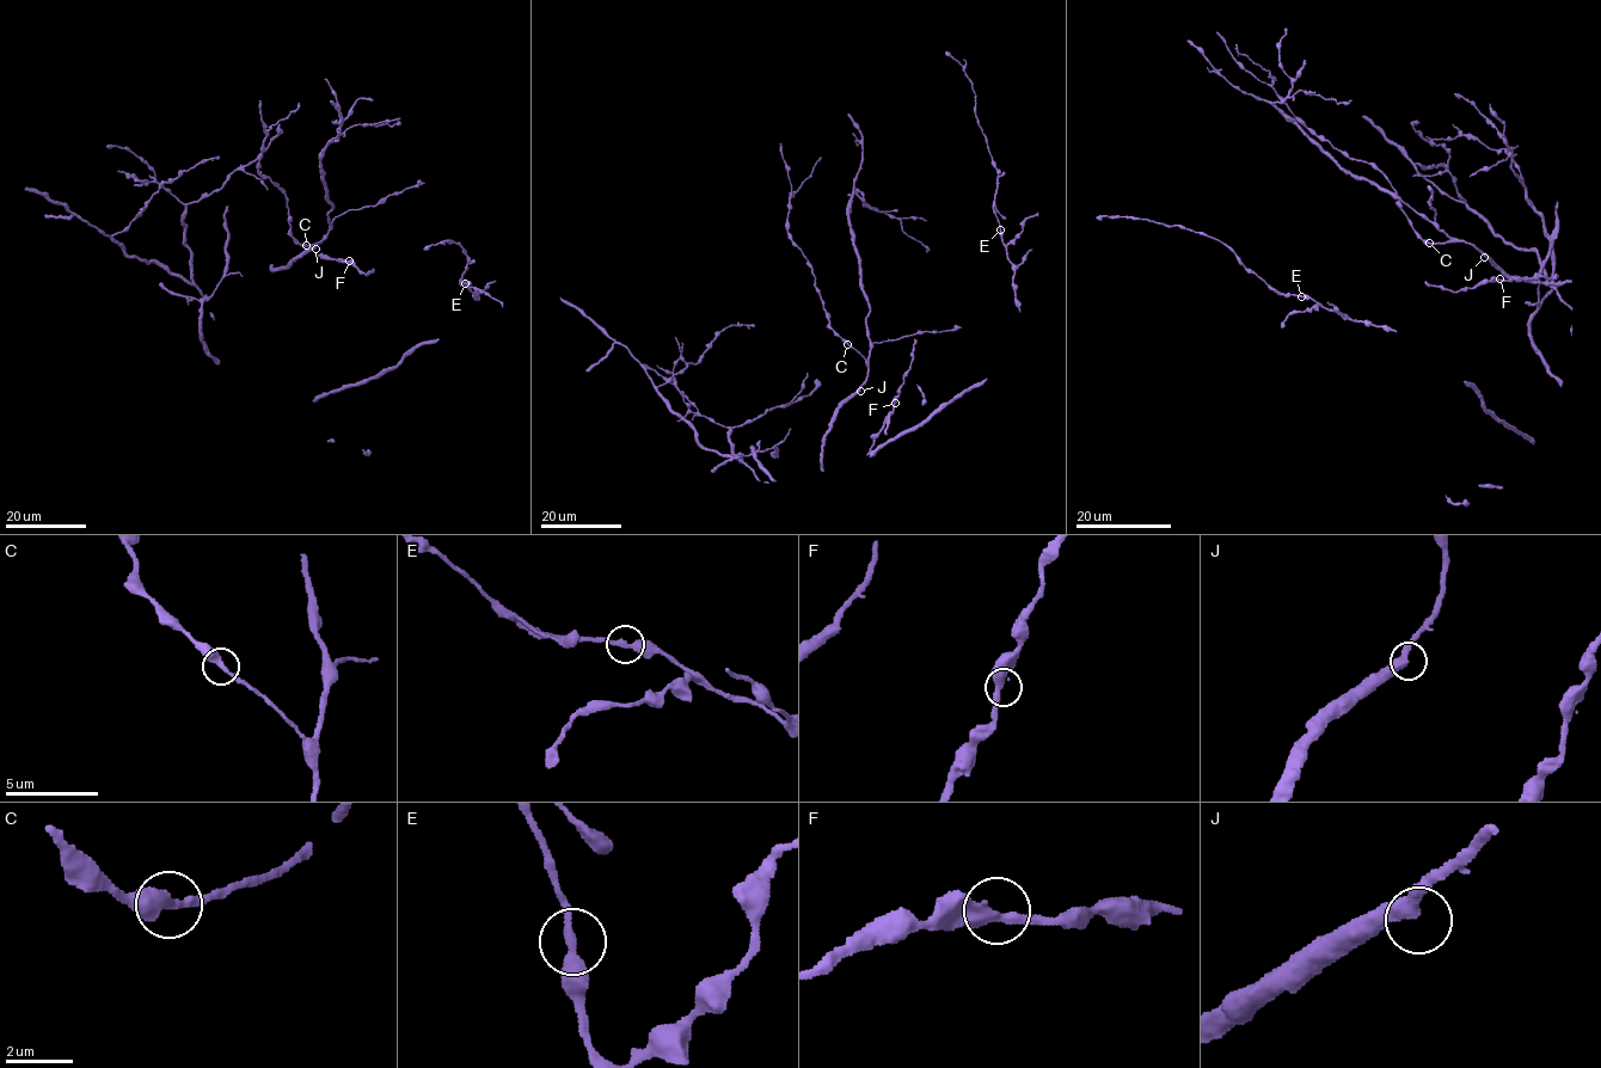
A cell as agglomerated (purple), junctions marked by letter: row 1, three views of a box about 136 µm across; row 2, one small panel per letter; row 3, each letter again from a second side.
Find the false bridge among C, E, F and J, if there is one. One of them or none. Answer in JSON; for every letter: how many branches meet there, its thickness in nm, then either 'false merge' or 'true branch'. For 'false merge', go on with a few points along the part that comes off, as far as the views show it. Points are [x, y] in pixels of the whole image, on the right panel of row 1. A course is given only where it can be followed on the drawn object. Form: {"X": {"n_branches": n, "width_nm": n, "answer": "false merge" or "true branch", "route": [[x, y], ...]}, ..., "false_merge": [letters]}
{"C": {"n_branches": 2, "width_nm": 360, "answer": "true branch"}, "E": {"n_branches": 2, "width_nm": 320, "answer": "true branch"}, "F": {"n_branches": 2, "width_nm": 400, "answer": "true branch"}, "J": {"n_branches": 2, "width_nm": 380, "answer": "true branch"}, "false_merge": []}

